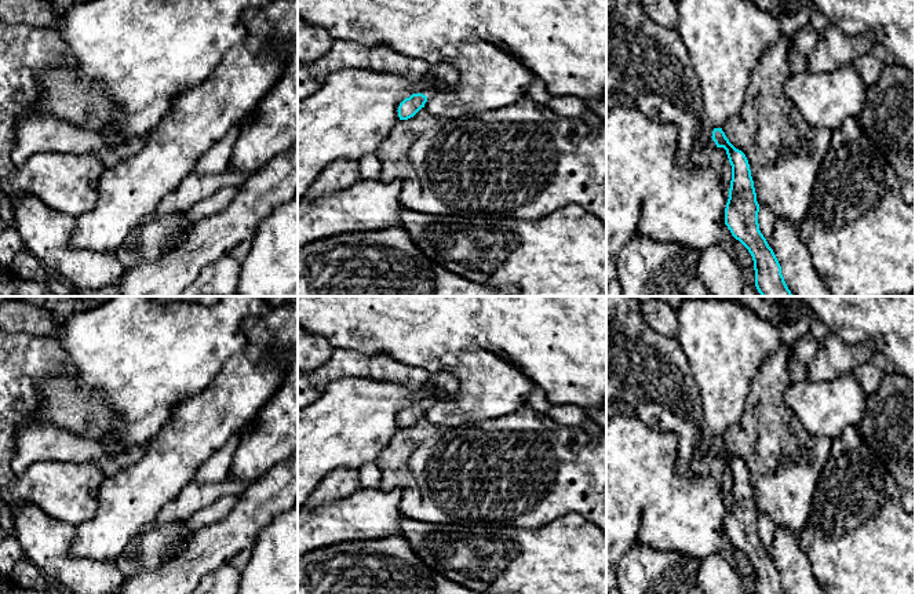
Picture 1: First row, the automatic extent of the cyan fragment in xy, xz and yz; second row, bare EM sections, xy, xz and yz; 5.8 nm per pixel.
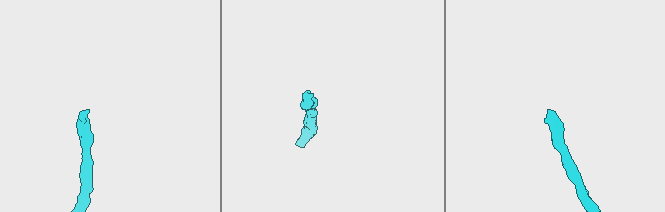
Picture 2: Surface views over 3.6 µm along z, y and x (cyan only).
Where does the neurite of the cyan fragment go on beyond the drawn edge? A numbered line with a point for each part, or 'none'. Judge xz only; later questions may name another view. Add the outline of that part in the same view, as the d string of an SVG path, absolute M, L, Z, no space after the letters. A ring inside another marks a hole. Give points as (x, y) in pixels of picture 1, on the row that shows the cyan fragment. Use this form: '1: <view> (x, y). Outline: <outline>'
1: xz (441, 76). Outline: M448 63L431 65L423 80L429 83L420 94L431 99L435 94L452 88L459 79L459 72Z

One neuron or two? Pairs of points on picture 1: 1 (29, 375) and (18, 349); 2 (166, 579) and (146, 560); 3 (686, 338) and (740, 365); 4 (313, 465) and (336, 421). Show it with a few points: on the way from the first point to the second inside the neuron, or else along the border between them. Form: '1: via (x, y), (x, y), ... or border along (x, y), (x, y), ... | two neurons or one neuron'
1: via (22, 368), (18, 364), (18, 356) | one neuron
2: border along (179, 547), (156, 569), (142, 571), (128, 578) | two neurons
3: via (700, 338), (713, 338), (726, 352) | one neuron
4: via (313, 454), (313, 447), (328, 432) | one neuron

